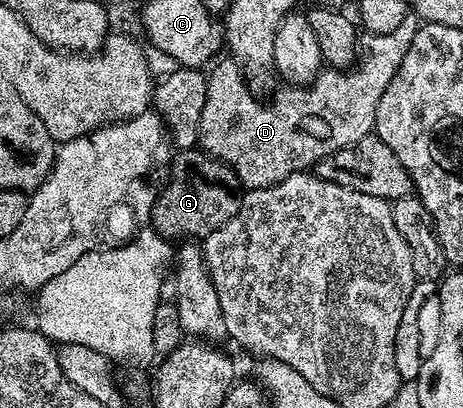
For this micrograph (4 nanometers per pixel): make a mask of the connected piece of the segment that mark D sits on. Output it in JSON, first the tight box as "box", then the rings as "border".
{"box":[198,16,420,190],"border":[[[408,16],[404,20],[404,24],[400,24],[400,28],[396,28],[396,32],[391,34],[376,35],[367,33],[361,39],[361,54],[357,59],[356,68],[326,68],[319,73],[318,77],[313,82],[302,84],[286,84],[283,85],[283,90],[279,92],[274,98],[274,106],[261,106],[258,103],[256,95],[250,91],[250,86],[246,83],[247,75],[244,73],[243,67],[239,65],[233,57],[226,56],[223,62],[215,61],[213,63],[214,71],[209,71],[206,80],[206,99],[204,100],[204,112],[200,112],[200,128],[198,129],[198,140],[201,149],[210,154],[214,158],[220,159],[221,162],[227,162],[231,168],[238,174],[239,180],[242,181],[243,187],[246,190],[259,190],[265,186],[275,186],[278,182],[283,182],[288,176],[293,174],[301,174],[309,171],[311,167],[318,163],[322,158],[328,157],[330,154],[335,154],[337,150],[342,150],[345,146],[356,144],[360,140],[364,140],[369,134],[372,133],[374,128],[374,121],[376,120],[376,108],[380,104],[380,96],[384,96],[384,88],[388,88],[388,84],[392,84],[392,80],[396,76],[396,72],[400,68],[400,64],[404,60],[404,56],[408,56],[408,48],[412,44],[412,40],[416,36],[418,27],[420,25],[419,19],[414,16]]]}

